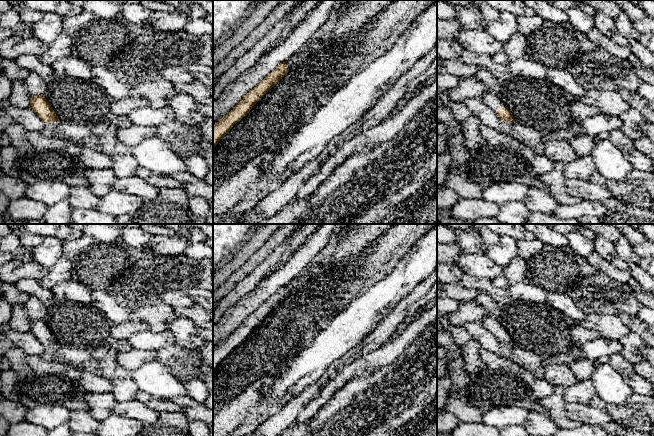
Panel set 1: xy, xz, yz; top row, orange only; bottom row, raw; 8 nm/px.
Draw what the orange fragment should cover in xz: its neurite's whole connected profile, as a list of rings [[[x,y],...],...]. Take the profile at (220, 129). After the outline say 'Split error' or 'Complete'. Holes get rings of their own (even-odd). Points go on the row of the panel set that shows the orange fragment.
[[[307,42],[304,43],[286,62],[280,63],[275,70],[266,76],[255,88],[250,90],[227,115],[213,125],[213,148],[237,122],[250,112],[253,106],[272,87],[292,70],[295,65],[296,57],[298,55],[305,55],[310,50],[310,45]]]. Split error

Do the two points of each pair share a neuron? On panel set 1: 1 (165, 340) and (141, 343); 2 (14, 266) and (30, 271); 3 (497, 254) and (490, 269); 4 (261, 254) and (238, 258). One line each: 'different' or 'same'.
1: same
2: same
3: different
4: different

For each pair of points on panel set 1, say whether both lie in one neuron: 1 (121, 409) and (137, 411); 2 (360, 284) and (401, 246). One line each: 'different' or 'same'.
1: same
2: same

